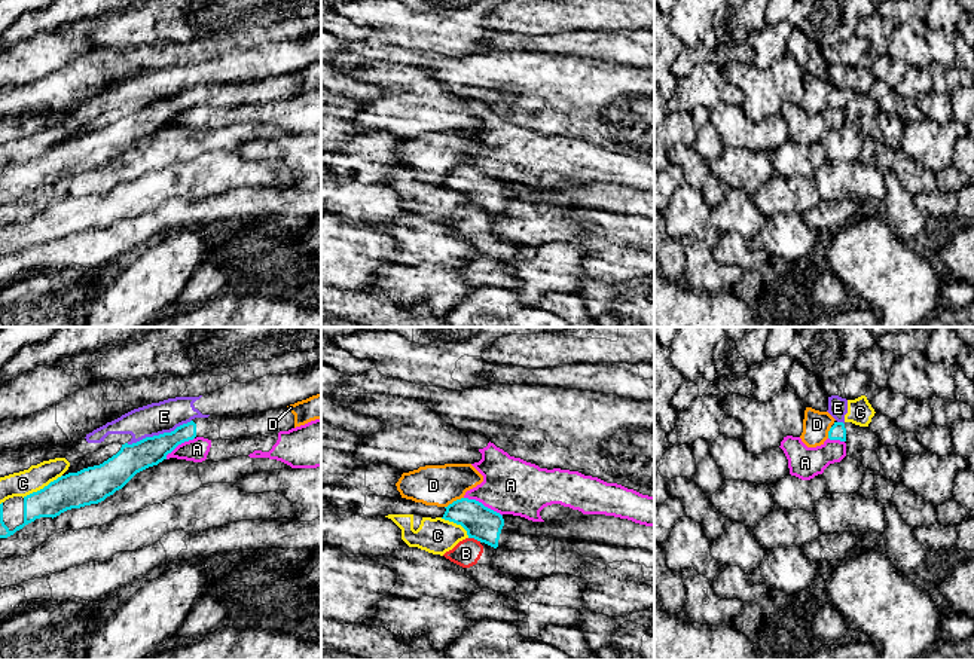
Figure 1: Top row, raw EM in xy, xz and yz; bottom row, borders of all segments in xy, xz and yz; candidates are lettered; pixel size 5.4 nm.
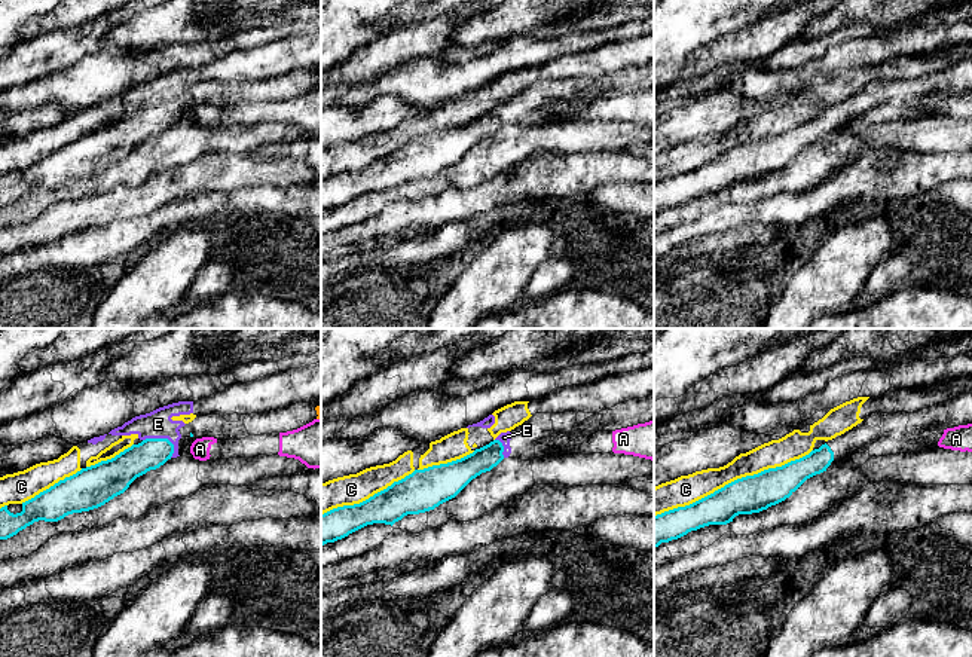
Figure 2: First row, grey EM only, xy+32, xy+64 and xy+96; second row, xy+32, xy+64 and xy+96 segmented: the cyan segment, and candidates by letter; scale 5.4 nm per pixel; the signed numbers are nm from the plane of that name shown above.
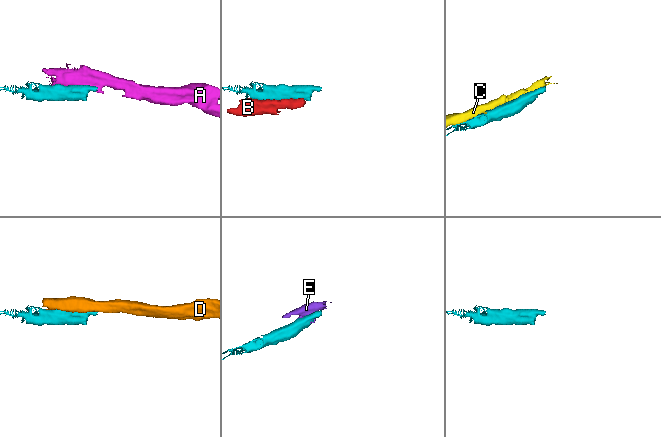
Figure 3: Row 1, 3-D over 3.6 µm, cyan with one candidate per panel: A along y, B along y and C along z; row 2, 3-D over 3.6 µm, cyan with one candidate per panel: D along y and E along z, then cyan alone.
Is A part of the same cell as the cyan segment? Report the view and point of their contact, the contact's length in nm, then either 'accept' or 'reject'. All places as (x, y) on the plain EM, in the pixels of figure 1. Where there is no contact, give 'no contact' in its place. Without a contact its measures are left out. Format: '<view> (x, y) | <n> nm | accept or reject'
xz (481, 170) | 220 nm | reject

